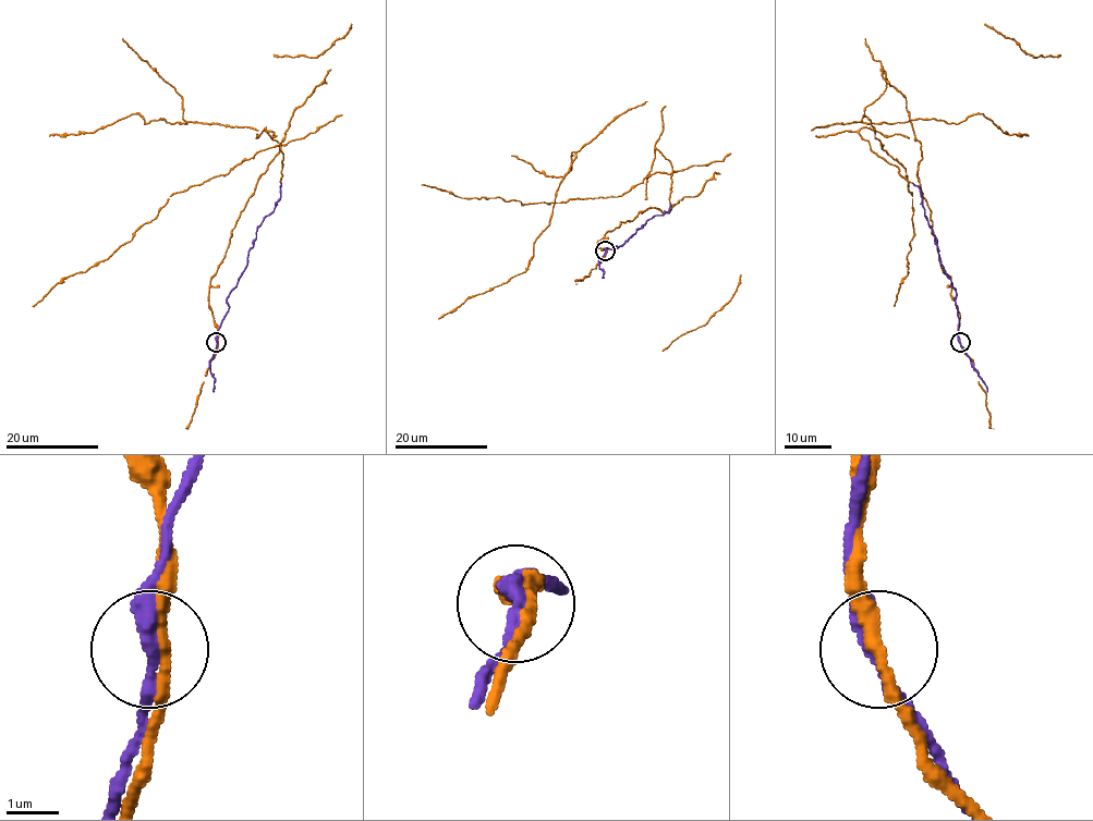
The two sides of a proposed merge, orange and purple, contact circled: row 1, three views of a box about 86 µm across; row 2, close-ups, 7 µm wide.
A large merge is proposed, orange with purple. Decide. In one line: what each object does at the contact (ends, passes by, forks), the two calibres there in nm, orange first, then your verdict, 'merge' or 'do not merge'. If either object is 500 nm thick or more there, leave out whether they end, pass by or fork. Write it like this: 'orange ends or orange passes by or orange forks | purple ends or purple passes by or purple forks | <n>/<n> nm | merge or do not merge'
orange passes by | purple passes by | 240/320 nm | merge

